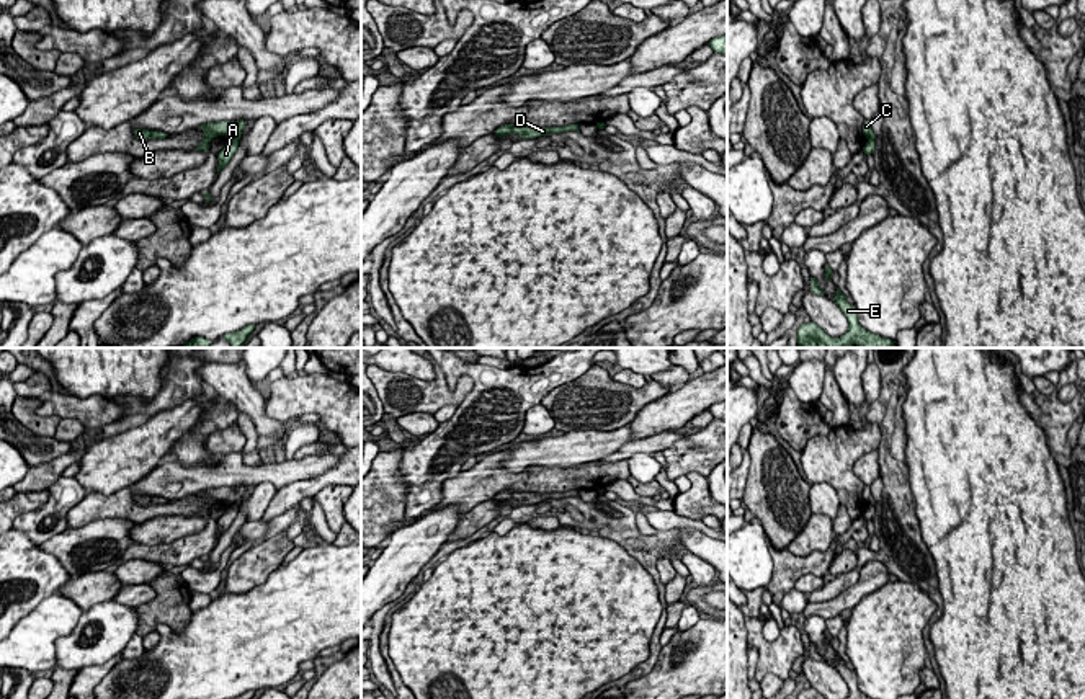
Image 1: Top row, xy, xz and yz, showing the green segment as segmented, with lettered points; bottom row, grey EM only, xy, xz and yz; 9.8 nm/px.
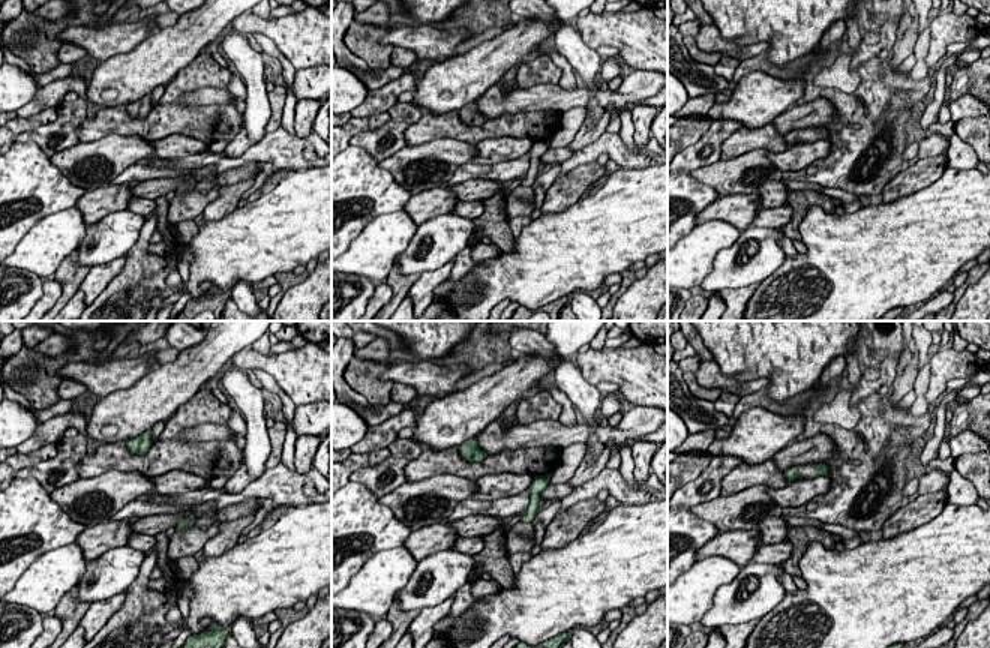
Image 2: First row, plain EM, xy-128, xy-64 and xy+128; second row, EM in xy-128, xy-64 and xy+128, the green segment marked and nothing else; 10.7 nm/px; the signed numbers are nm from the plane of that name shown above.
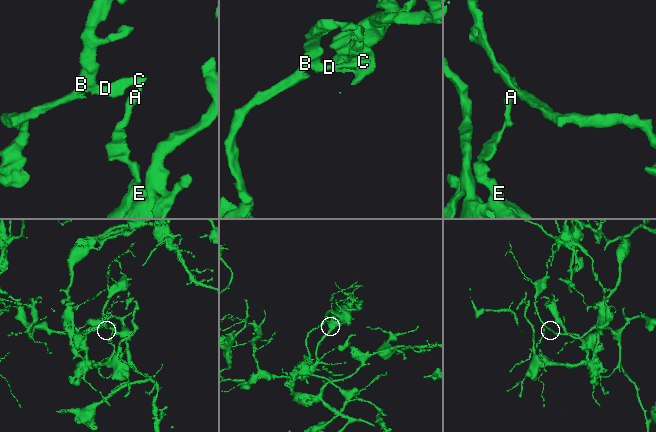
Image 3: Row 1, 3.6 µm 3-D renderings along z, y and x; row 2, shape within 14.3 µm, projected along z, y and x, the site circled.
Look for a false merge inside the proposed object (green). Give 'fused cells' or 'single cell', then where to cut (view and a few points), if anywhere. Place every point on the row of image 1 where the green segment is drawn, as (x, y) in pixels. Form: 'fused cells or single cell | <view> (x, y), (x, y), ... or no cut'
fused cells | xy (231, 138), (237, 141)

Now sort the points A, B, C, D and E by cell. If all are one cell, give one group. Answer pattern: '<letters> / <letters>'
A E / B C D

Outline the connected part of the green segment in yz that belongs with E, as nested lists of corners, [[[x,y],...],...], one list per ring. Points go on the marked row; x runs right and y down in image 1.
[[[837,287],[833,302],[848,318],[848,332],[840,338],[827,335],[814,322],[802,323],[797,330],[797,348],[850,348],[851,345],[861,348],[892,348],[895,341],[882,338],[868,332],[858,323],[856,307],[846,301],[846,296]]]

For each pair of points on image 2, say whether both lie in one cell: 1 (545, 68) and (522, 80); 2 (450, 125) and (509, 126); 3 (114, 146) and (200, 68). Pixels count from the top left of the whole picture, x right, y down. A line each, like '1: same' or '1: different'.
1: same
2: same
3: different

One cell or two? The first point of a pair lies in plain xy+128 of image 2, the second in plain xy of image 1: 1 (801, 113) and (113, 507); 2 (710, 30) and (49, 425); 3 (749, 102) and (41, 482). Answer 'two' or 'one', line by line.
1: two
2: two
3: two

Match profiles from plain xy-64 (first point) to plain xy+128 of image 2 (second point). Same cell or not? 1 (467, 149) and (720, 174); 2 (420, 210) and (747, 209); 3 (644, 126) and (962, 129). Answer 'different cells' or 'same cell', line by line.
1: same cell
2: same cell
3: same cell

